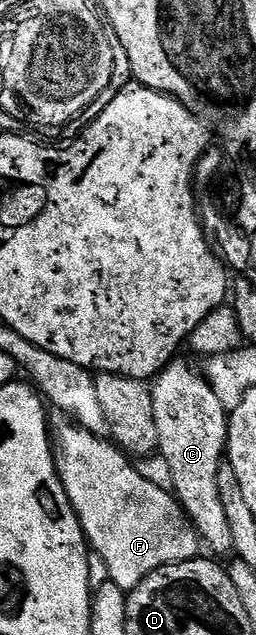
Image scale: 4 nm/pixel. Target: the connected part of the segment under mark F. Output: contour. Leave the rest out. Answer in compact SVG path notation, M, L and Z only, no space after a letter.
M65 414L53 415L49 423L54 428L53 450L59 480L79 515L90 550L105 561L111 581L129 593L149 573L200 554L199 533L171 491L157 489L153 481L147 481L138 466L102 434L87 431L69 421Z

